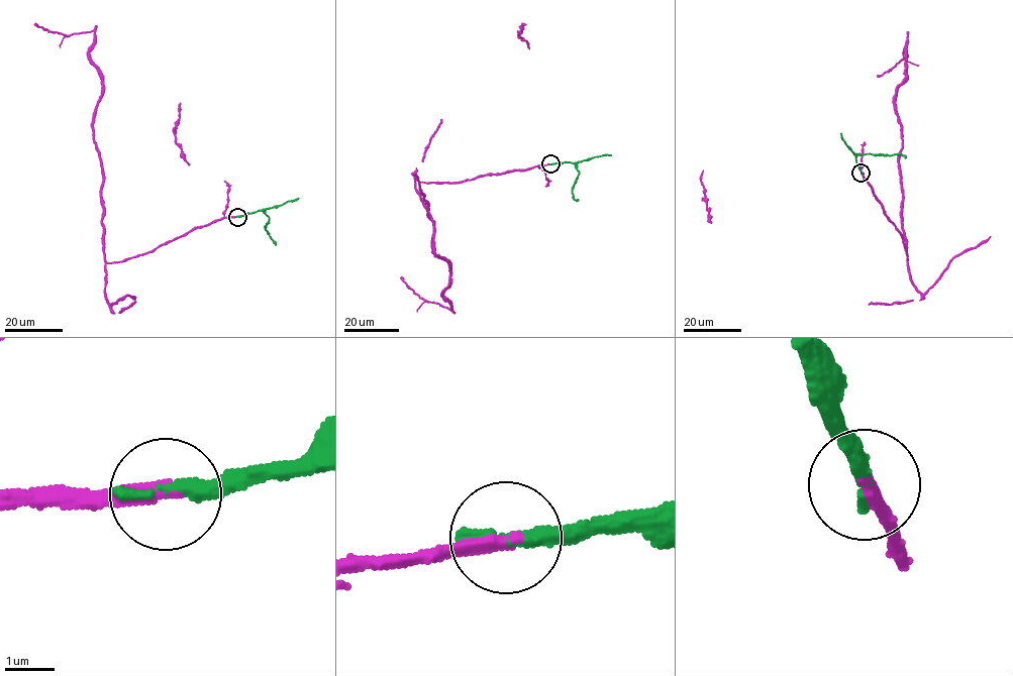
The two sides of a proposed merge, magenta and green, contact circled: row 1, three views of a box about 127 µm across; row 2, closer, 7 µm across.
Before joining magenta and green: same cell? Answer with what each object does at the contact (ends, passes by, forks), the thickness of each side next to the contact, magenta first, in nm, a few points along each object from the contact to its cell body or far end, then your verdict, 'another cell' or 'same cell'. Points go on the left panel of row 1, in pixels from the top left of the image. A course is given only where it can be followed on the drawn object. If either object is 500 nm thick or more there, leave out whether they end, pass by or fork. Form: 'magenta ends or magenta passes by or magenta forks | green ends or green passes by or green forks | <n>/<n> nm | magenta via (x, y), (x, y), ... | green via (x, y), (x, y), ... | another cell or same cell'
magenta ends | green ends | 340/320 nm | magenta via (237, 217), (107, 262), (103, 167), (93, 127), (102, 77), (89, 53), (94, 31), (67, 35), (34, 23) | green via (237, 217), (263, 211), (269, 220), (265, 228), (275, 245) | same cell

